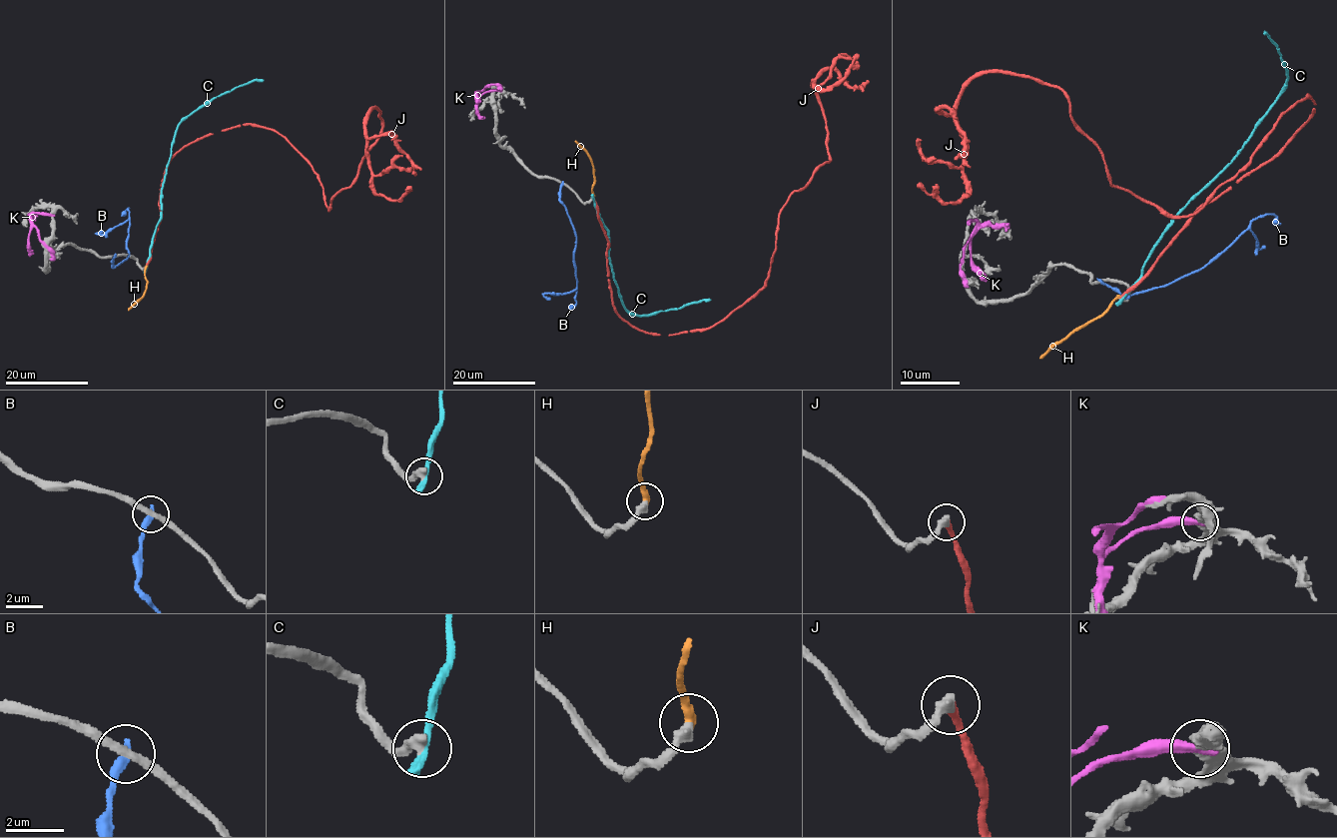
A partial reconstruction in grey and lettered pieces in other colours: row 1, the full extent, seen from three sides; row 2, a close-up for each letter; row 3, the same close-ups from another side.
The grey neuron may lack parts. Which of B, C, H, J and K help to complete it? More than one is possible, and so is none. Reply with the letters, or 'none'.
J

